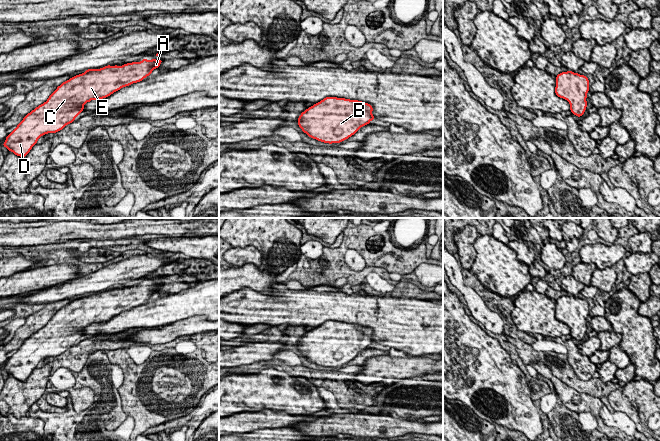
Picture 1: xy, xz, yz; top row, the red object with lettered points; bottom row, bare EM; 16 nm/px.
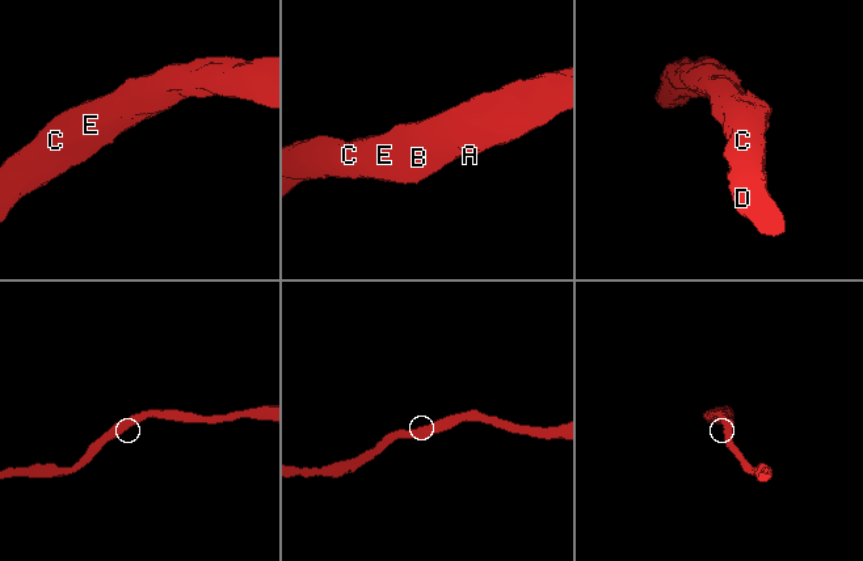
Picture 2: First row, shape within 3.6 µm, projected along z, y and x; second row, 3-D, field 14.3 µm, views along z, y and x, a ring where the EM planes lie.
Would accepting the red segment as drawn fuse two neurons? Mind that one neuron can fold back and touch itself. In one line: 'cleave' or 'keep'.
keep

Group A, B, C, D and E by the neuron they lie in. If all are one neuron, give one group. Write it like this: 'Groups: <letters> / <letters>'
Groups: A B C D E

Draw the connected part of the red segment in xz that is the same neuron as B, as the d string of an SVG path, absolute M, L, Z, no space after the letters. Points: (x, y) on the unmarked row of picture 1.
M326 321L302 336L297 345L307 360L324 367L341 367L375 344L372 335L372 329L362 325Z

